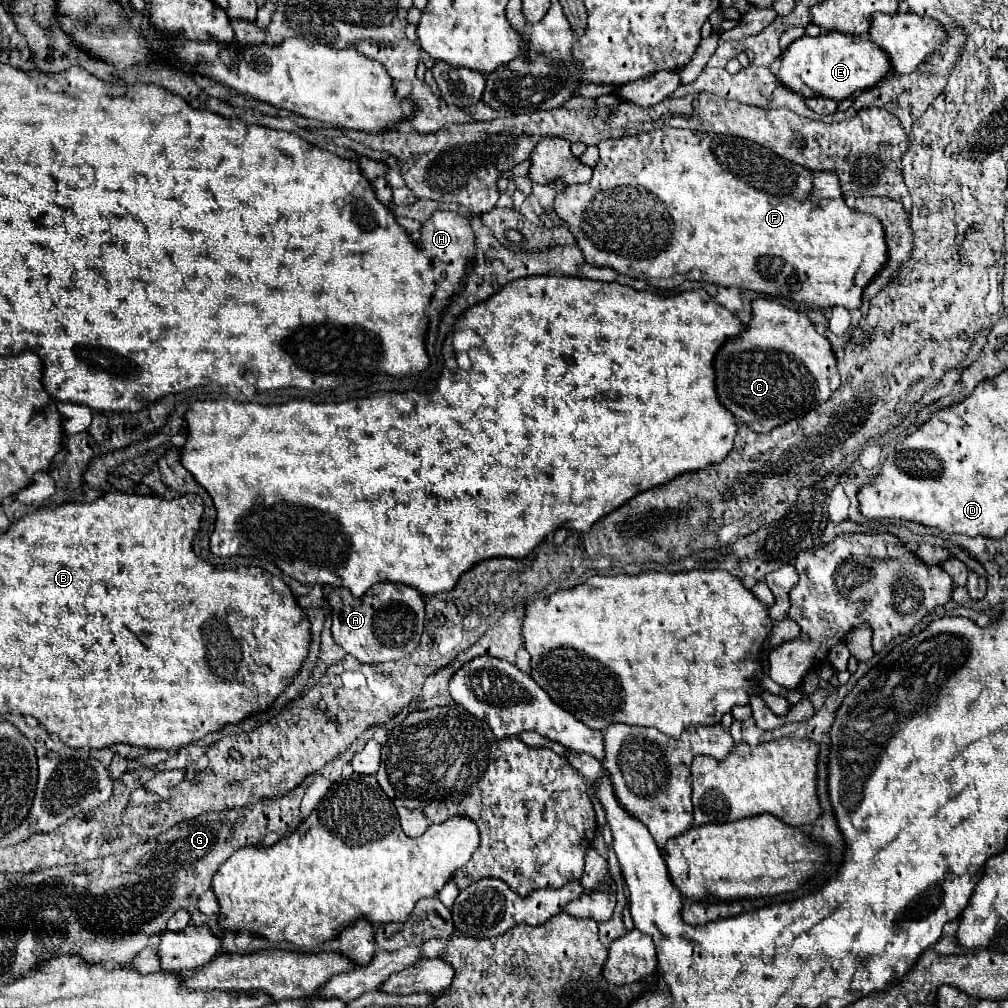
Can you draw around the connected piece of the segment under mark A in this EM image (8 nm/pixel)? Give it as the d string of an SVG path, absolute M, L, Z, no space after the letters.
M381 582L367 590L361 598L353 598L345 588L333 588L327 594L327 604L331 606L331 634L335 642L363 664L399 660L411 654L419 644L425 624L423 598L415 588L407 584Z

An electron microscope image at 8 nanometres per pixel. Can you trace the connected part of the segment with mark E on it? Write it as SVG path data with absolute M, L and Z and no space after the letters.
M839 32L819 34L815 38L801 36L787 50L783 50L779 62L779 82L783 82L787 90L795 90L805 98L823 94L837 102L849 96L857 96L863 90L875 86L889 72L887 54L883 54L883 50L877 50L873 42L867 42L863 36L849 36Z

